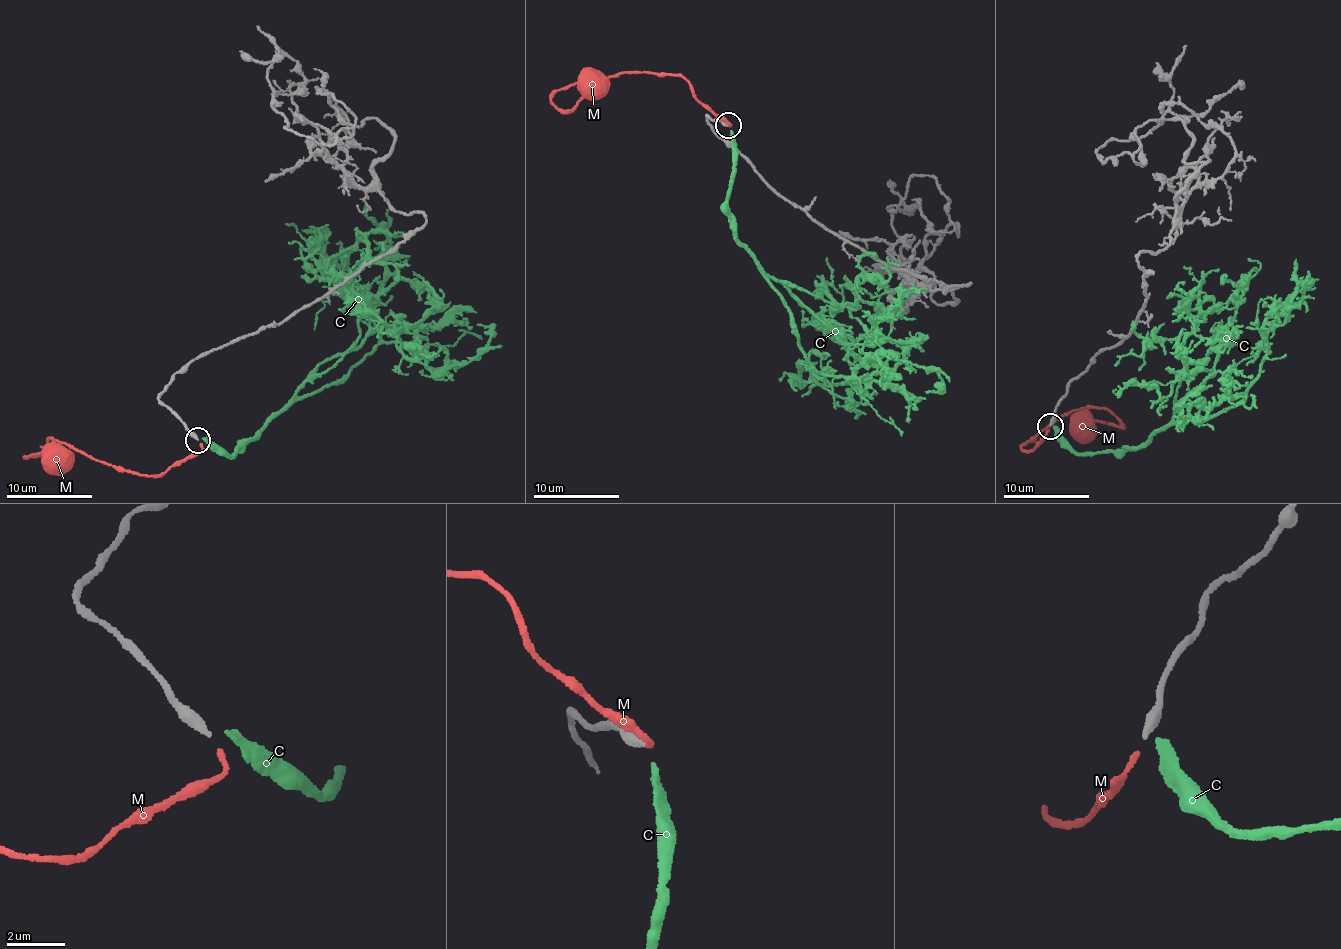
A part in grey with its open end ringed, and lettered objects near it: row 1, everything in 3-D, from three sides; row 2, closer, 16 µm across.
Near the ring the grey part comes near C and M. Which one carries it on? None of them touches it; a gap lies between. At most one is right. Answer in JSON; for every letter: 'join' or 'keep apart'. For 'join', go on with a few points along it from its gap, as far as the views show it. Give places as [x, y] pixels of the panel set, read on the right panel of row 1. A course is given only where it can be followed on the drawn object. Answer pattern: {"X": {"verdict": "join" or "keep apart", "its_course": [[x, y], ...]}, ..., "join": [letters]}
{"C": {"verdict": "keep apart"}, "M": {"verdict": "join", "its_course": [[1049, 430], [1029, 451], [1020, 446], [1035, 439], [1070, 412], [1077, 413], [1087, 427]]}, "join": ["M"]}

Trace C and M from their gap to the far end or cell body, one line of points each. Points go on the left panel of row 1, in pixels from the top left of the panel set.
C: (201, 439), (229, 456), (383, 343), (426, 353), (432, 372), (467, 363), (492, 334), (476, 325)
M: (201, 444), (201, 449), (160, 474), (115, 469), (65, 444), (61, 445), (60, 458)

